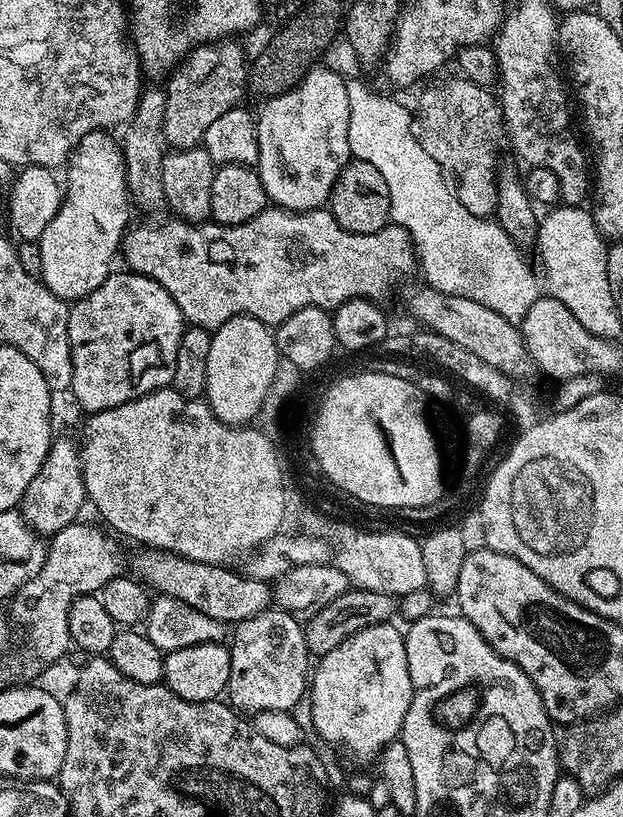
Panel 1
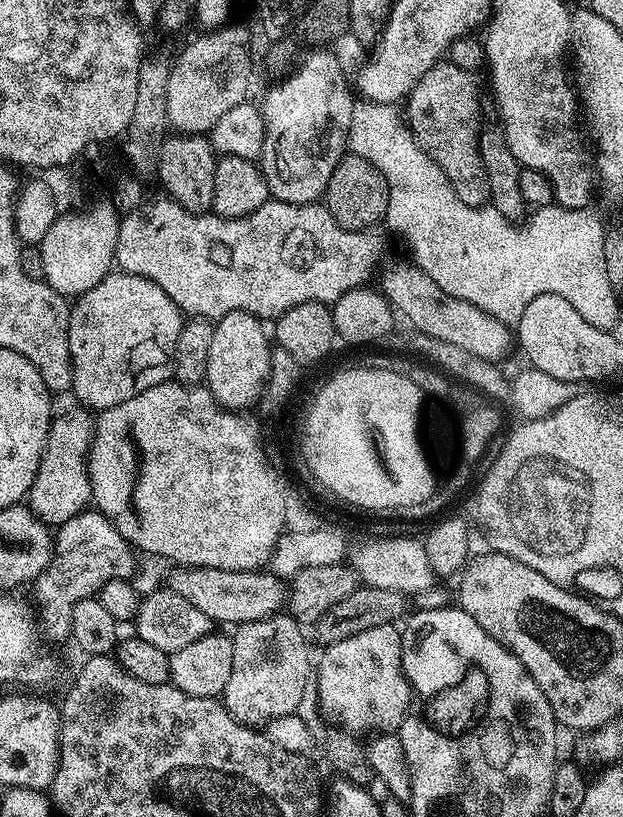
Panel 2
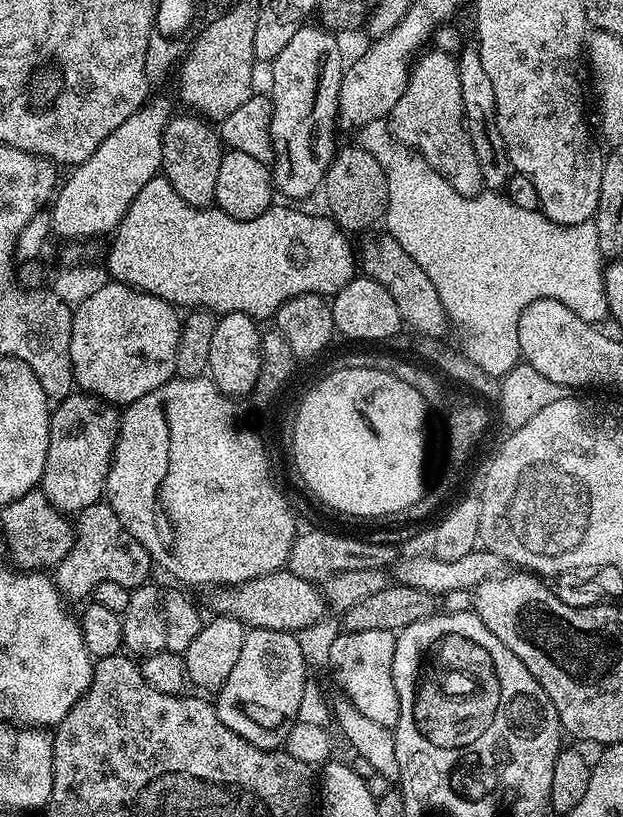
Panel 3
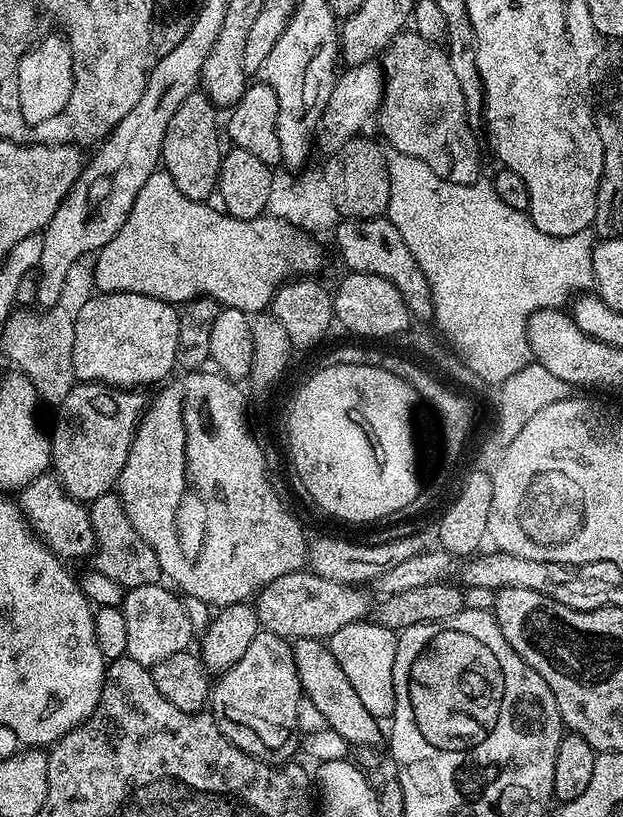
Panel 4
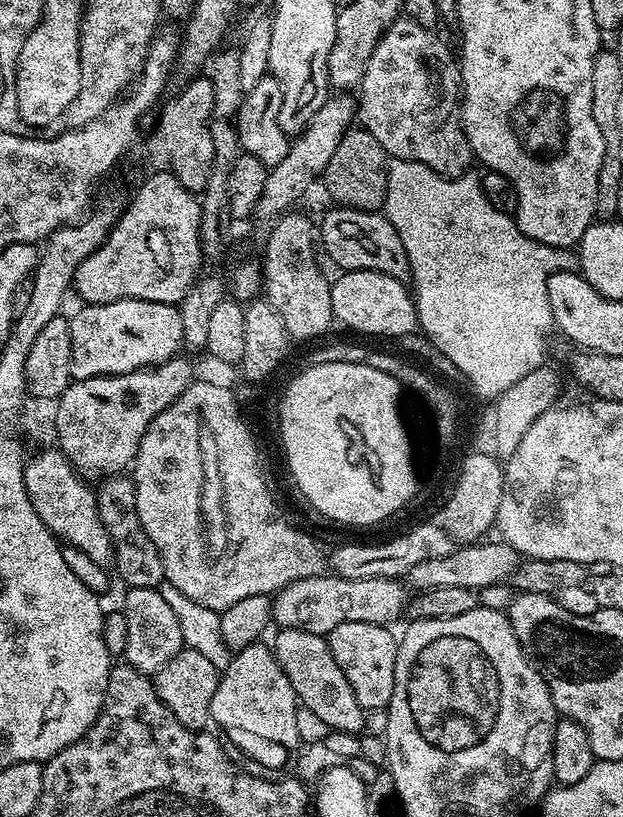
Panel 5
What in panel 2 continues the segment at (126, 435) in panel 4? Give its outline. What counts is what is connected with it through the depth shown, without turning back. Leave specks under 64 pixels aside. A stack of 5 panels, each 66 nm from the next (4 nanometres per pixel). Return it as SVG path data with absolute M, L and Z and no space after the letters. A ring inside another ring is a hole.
M83 406L68 408L64 413L53 415L52 425L48 427L46 446L42 454L42 462L38 466L38 474L26 497L27 507L32 509L40 520L49 526L59 526L85 511L92 504L92 478L88 468L89 453L97 436L97 417Z

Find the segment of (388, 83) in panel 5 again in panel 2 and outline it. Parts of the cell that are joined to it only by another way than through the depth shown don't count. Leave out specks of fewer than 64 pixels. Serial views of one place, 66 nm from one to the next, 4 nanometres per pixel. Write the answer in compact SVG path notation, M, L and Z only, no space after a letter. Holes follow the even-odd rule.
M438 62L414 86L403 105L402 116L416 145L446 174L454 194L466 206L479 208L486 200L486 185L482 158L478 154L476 88L468 76L471 75L465 69Z

